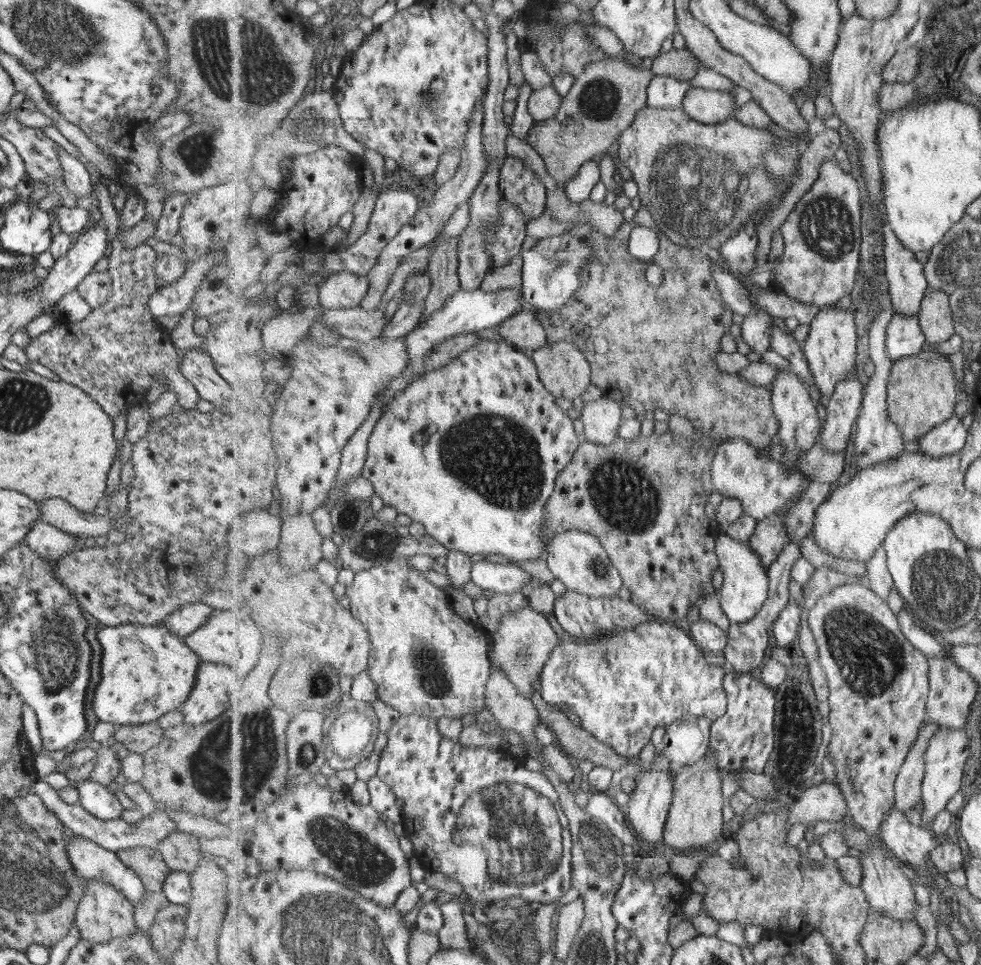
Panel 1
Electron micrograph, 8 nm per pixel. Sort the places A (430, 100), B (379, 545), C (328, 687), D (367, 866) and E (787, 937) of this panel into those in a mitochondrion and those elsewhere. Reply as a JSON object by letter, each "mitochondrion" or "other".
{"A":"mitochondrion","B":"mitochondrion","C":"mitochondrion","D":"mitochondrion","E":"other"}

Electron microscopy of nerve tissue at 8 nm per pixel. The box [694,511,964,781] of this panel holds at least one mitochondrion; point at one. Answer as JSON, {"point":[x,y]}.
{"point":[869,659]}

